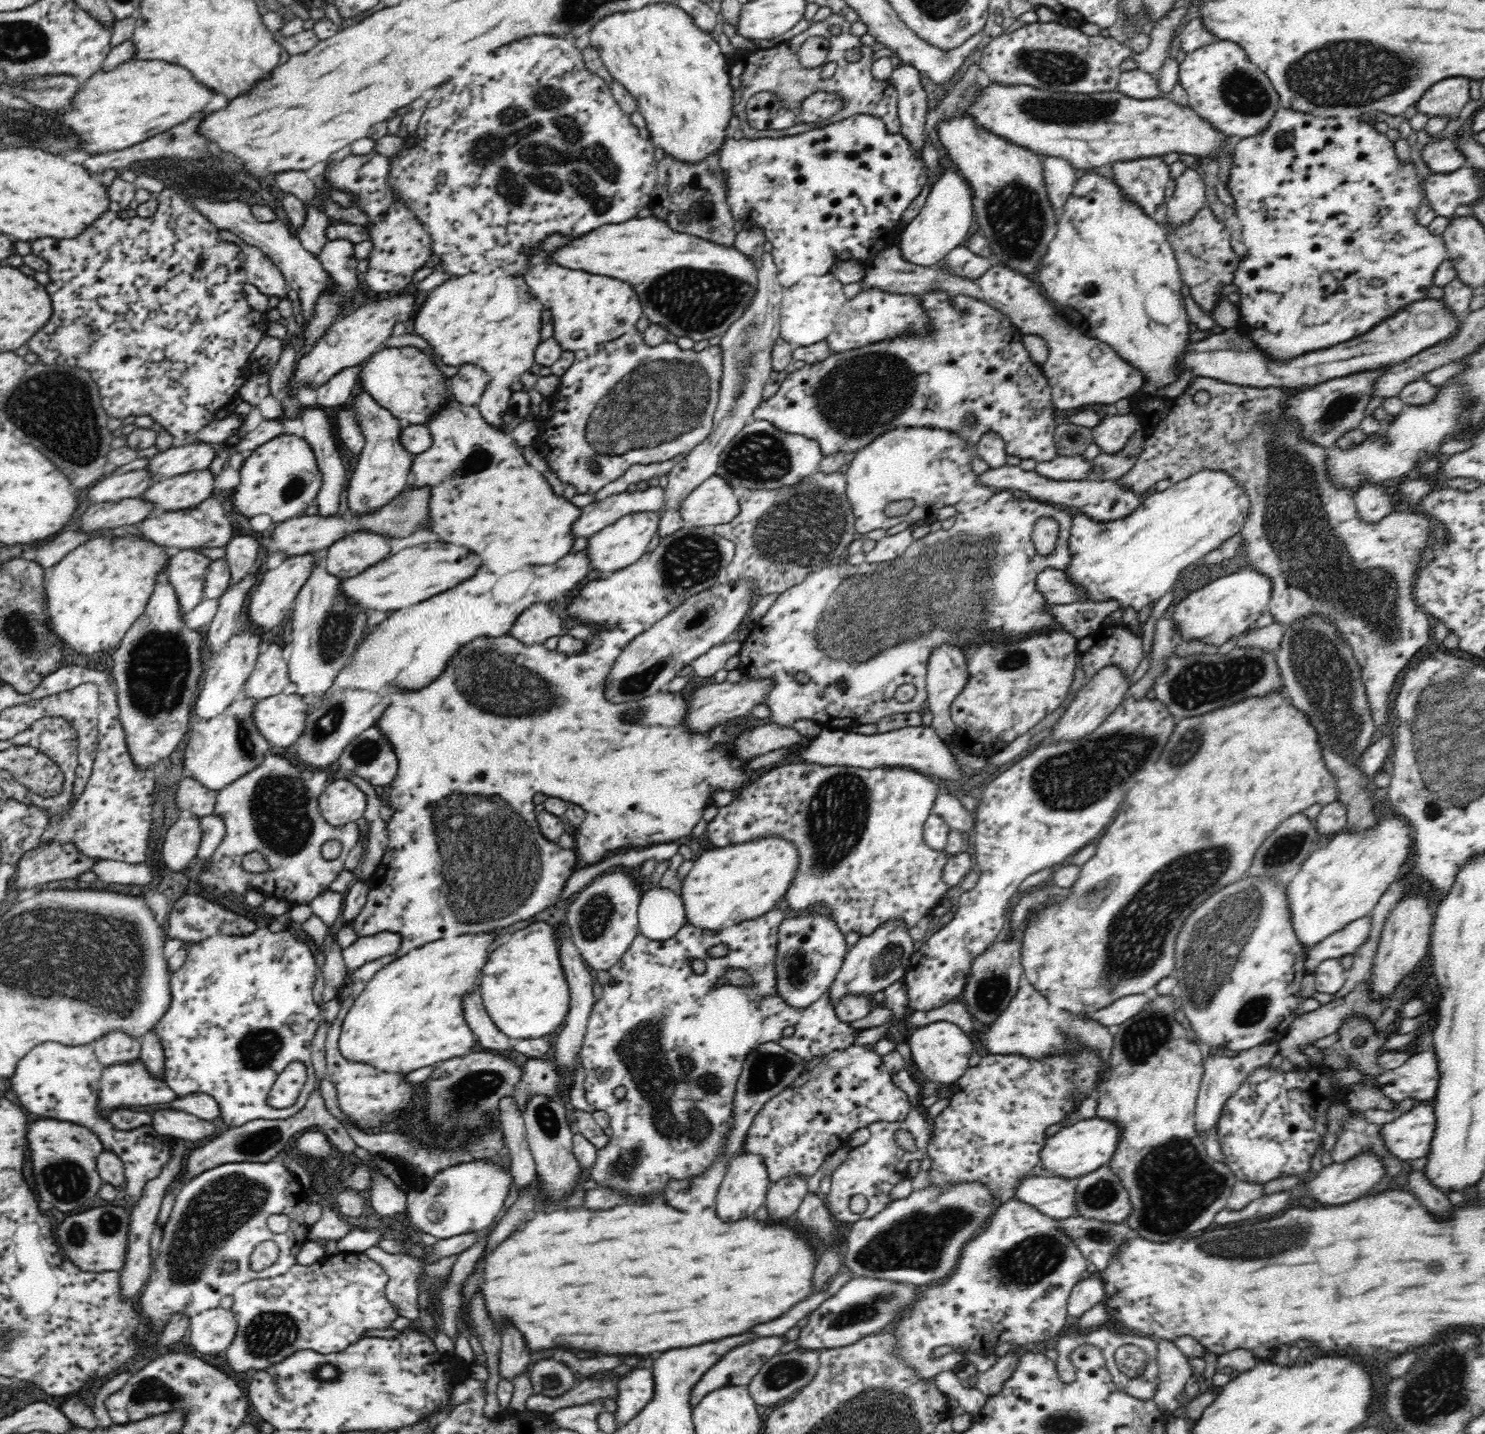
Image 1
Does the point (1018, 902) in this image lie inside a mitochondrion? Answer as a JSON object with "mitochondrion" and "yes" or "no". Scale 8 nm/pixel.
{"mitochondrion":"no"}

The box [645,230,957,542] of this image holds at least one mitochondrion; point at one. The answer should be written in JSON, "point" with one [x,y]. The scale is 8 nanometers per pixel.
{"point":[857,397]}

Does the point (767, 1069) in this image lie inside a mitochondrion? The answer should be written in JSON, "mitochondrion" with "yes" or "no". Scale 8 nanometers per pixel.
{"mitochondrion":"yes"}

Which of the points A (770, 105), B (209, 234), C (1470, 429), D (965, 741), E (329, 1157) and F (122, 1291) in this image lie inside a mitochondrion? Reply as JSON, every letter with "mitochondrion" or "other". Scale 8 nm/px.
{"A":"other","B":"other","C":"other","D":"other","E":"other","F":"other"}

